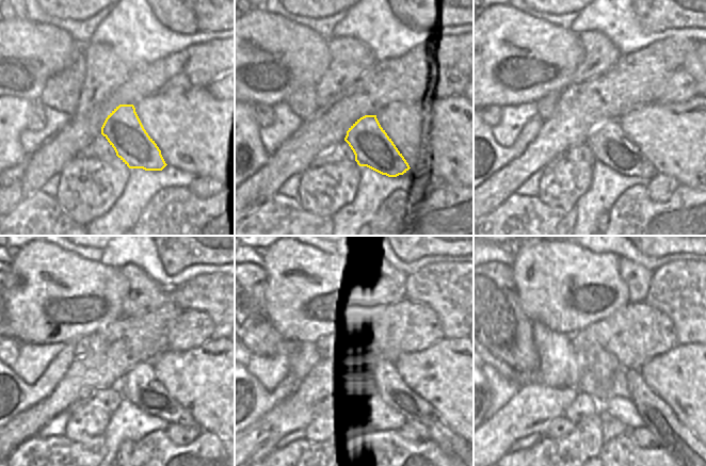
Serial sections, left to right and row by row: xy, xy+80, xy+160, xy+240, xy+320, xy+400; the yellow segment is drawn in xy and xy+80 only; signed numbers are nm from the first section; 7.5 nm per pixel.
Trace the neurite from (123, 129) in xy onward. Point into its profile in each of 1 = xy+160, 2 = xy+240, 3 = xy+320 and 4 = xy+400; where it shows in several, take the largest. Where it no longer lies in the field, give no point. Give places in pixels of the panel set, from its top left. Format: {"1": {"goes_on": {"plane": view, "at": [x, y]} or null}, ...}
{"1": {"goes_on": {"plane": "xy+160", "at": [610, 145]}}, "2": {"goes_on": {"plane": "xy+240", "at": [142, 387]}}, "3": {"goes_on": {"plane": "xy+320", "at": [391, 390]}}, "4": {"goes_on": {"plane": "xy+400", "at": [658, 417]}}}

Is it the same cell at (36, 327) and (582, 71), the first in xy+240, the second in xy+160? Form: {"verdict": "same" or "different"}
{"verdict": "different"}

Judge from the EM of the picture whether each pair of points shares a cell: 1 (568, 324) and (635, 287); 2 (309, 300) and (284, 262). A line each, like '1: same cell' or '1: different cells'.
1: different cells
2: same cell

